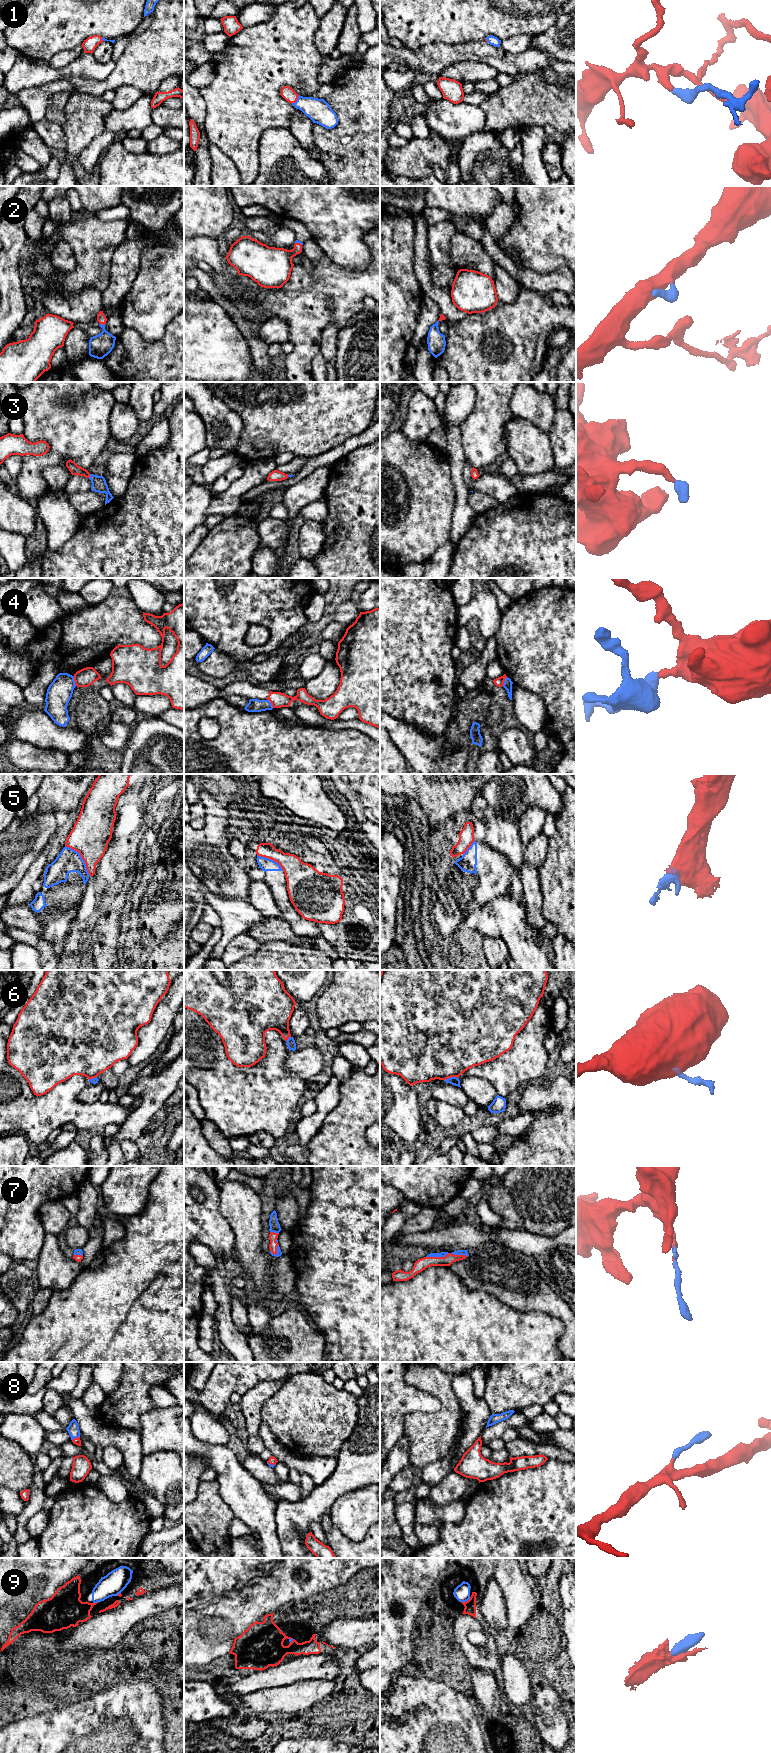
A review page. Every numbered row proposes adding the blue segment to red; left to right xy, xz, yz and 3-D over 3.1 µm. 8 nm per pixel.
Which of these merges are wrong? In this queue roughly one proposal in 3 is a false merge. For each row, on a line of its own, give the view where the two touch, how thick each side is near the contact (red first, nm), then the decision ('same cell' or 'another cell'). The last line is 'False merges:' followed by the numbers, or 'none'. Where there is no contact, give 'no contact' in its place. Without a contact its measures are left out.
1: contact in xz; calibres 100 and 190 nm; same cell
2: contact in xy; calibres 80 and 180 nm; same cell
3: contact in xy; calibres 80 and 120 nm; same cell
4: contact in xy; calibres 150 and 200 nm; another cell
5: contact in xy; calibres 320 and 190 nm; another cell
6: contact in yz; calibres 500 and 70 nm; another cell
7: contact in yz; calibres 90 and 50 nm; same cell
8: contact in xz; calibres 70 and 20 nm; same cell
9: contact in yz; calibres 100 and 130 nm; same cell
False merges: 4, 5, 6

